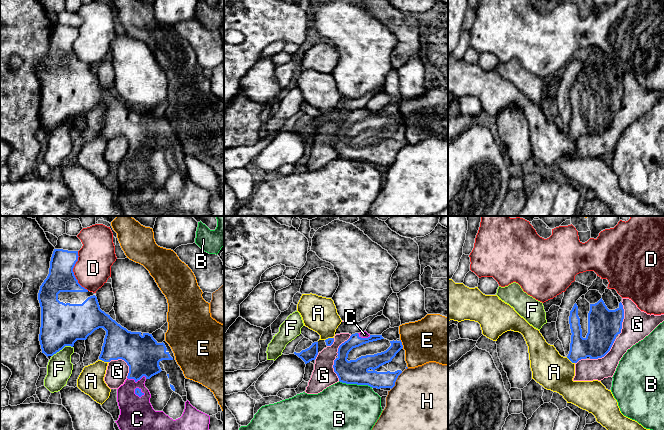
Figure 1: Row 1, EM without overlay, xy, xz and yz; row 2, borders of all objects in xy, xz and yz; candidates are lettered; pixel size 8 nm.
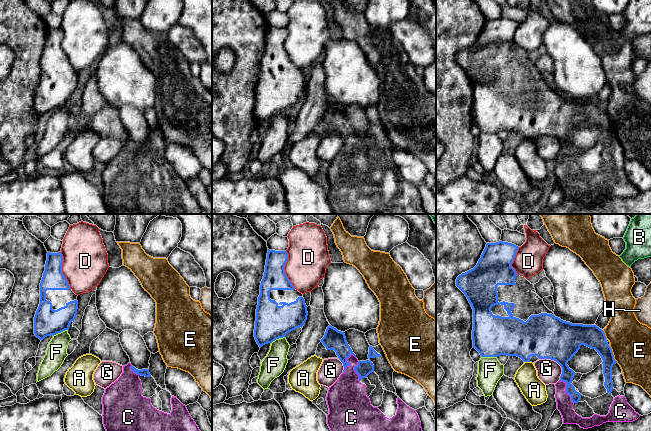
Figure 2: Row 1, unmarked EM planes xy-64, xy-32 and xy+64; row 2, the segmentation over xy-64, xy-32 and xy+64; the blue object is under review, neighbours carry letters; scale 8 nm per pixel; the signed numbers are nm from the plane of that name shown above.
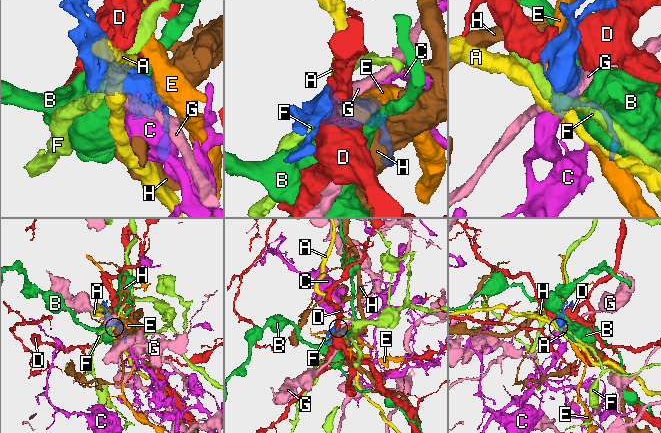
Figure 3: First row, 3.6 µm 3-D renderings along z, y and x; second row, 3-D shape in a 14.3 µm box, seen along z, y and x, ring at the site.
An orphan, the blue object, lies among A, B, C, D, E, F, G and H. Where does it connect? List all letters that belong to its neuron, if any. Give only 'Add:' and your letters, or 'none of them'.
Add: C

